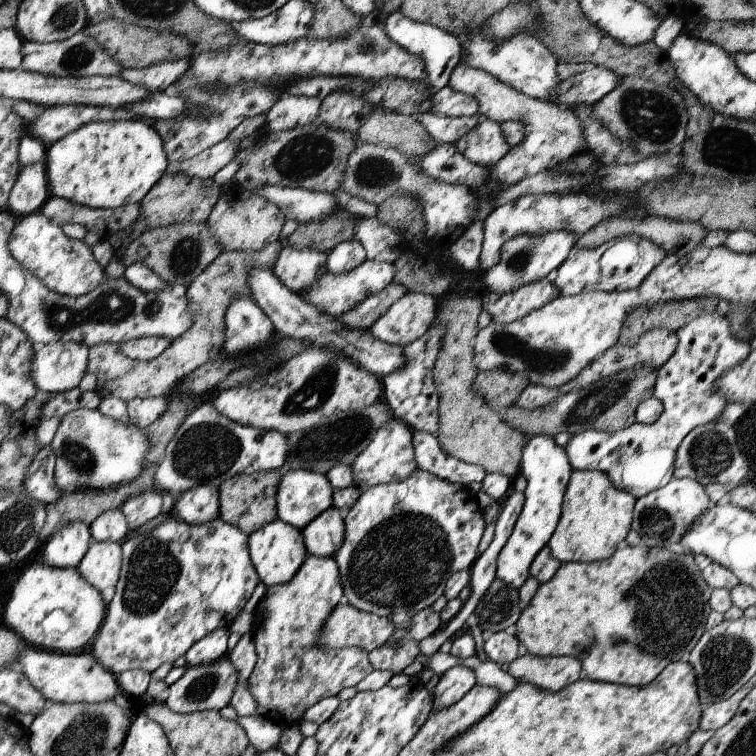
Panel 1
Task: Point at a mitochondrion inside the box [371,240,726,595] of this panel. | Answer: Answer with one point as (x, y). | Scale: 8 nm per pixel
(606, 399)

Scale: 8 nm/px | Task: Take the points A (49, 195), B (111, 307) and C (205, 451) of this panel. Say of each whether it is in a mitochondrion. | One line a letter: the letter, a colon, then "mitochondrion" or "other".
A: other
B: mitochondrion
C: mitochondrion

